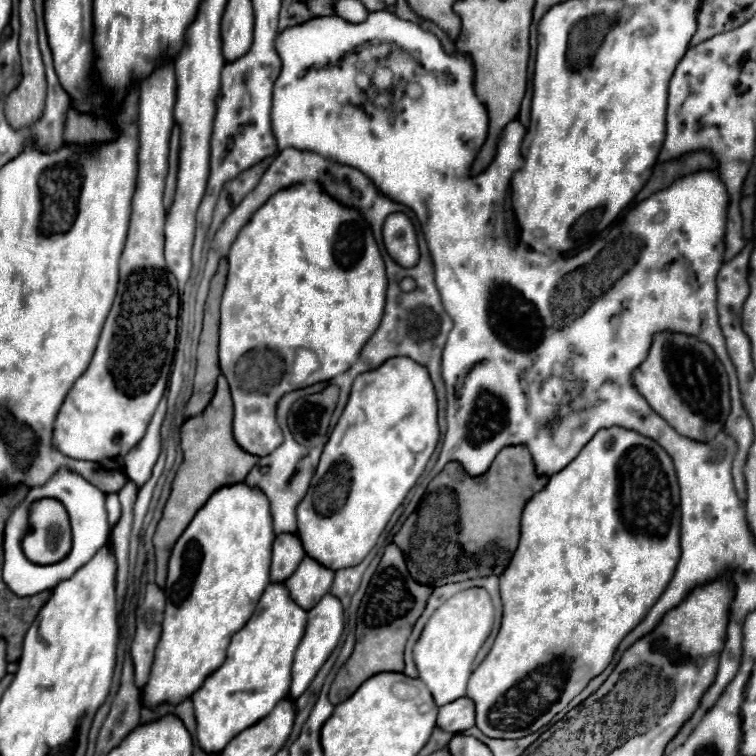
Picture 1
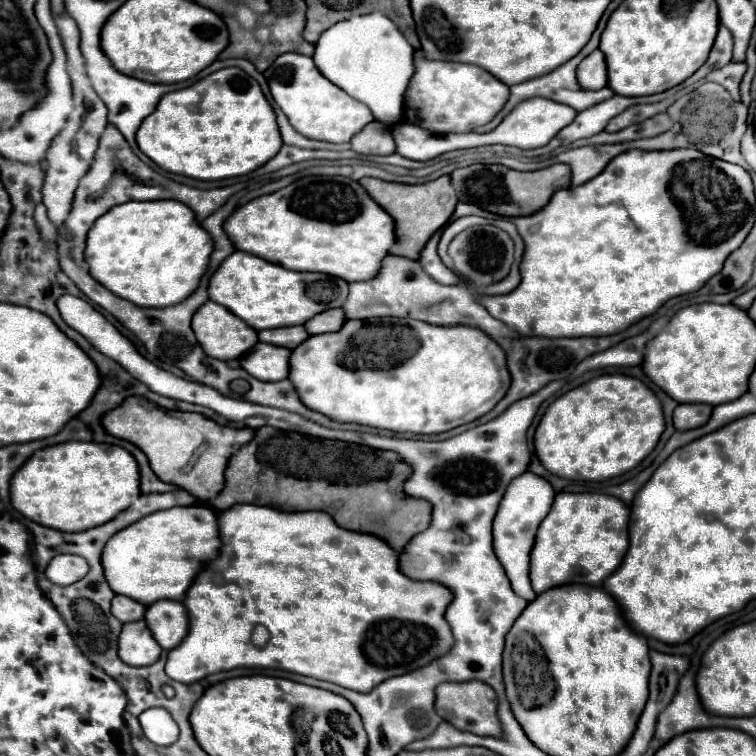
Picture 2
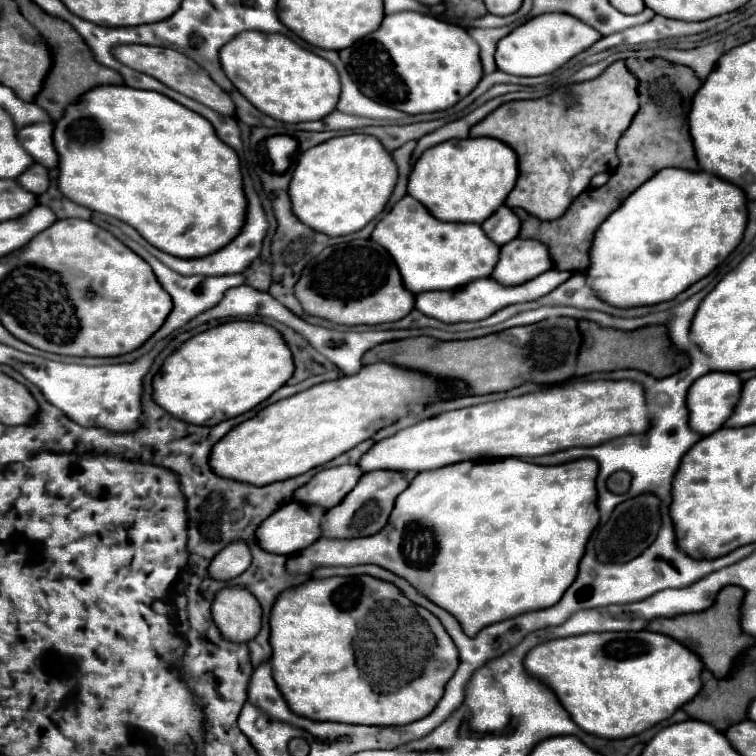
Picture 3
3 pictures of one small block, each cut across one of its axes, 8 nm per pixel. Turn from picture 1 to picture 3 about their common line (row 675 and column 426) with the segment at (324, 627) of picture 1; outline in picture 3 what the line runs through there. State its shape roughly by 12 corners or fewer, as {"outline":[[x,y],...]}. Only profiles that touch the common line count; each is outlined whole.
{"outline":[[548,270],[520,286],[480,278],[416,294],[416,310],[446,324],[476,322],[530,302],[572,274]]}

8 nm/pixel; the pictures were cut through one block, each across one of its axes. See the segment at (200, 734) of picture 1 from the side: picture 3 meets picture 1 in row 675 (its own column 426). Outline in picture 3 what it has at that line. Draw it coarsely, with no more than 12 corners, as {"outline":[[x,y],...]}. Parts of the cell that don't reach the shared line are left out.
{"outline":[[412,196],[376,224],[412,294],[490,276],[480,224],[444,224]]}

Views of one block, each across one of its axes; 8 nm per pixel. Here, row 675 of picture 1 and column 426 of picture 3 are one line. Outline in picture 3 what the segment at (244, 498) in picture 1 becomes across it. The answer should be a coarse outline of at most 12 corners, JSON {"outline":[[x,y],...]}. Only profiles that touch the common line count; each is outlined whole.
{"outline":[[494,138],[428,148],[408,196],[442,222],[482,224],[518,176]]}

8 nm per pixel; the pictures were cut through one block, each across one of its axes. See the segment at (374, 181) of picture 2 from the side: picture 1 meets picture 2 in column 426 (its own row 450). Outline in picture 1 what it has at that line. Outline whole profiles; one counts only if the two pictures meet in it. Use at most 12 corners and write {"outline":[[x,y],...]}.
{"outline":[[220,374],[202,418],[180,430],[184,460],[154,534],[164,588],[174,542],[222,486],[258,456],[232,436],[232,396]]}

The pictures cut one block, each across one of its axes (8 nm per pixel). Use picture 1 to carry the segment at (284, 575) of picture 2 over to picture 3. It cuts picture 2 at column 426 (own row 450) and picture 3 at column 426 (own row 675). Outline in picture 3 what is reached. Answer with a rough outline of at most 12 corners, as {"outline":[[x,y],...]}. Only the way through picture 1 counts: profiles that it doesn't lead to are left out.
{"outline":[[592,458],[418,474],[376,564],[466,636],[554,606],[598,524]]}

